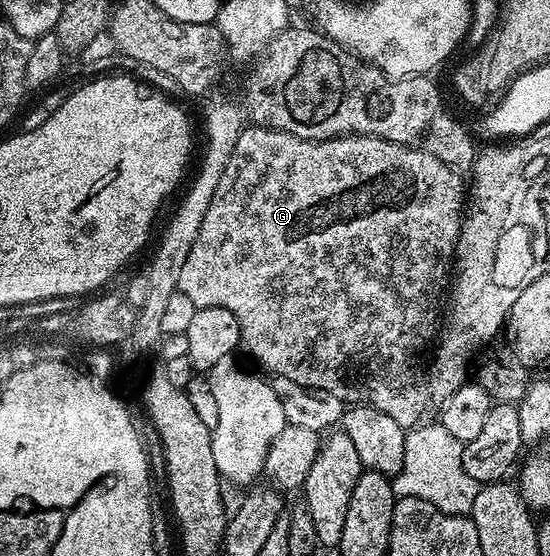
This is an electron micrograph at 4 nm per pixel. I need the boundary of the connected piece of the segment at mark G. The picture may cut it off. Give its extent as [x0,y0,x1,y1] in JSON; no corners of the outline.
[178,124,464,431]

